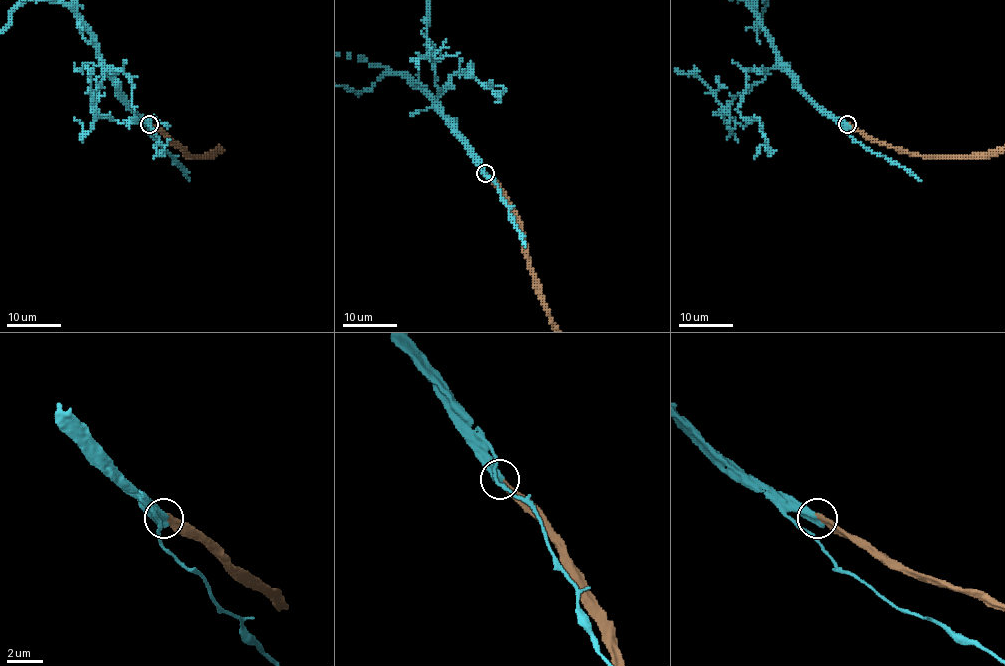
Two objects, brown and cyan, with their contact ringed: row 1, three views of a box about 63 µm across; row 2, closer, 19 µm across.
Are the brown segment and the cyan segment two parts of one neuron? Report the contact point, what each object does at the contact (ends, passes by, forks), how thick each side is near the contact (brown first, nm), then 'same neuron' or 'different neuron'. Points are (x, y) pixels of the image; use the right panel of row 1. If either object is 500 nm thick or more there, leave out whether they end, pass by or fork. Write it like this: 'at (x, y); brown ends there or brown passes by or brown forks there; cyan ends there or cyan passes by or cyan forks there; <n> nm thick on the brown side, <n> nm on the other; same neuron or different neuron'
at (847, 124); brown ends there; cyan ends there; 400 nm thick on the brown side, 480 nm on the other; same neuron

